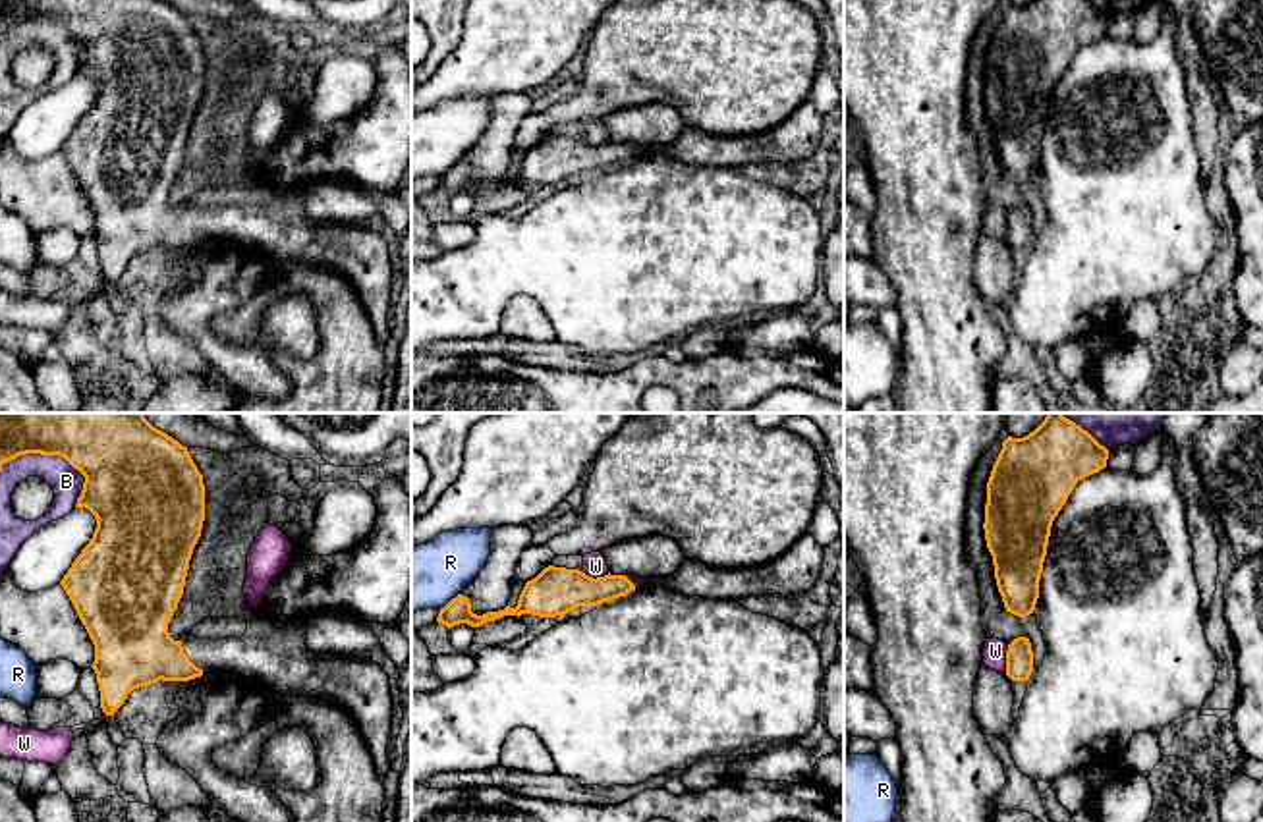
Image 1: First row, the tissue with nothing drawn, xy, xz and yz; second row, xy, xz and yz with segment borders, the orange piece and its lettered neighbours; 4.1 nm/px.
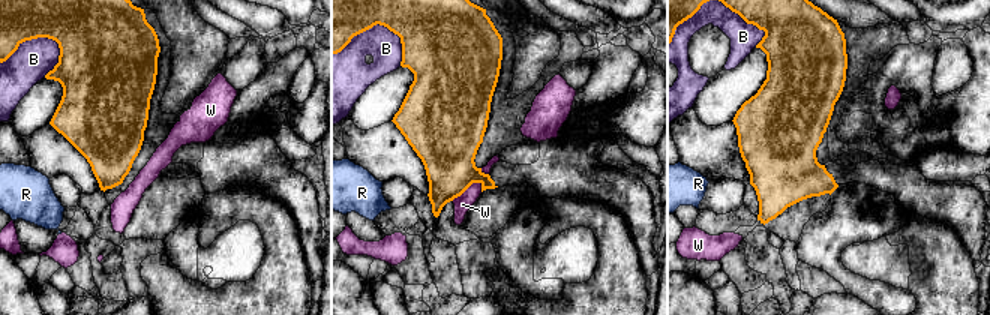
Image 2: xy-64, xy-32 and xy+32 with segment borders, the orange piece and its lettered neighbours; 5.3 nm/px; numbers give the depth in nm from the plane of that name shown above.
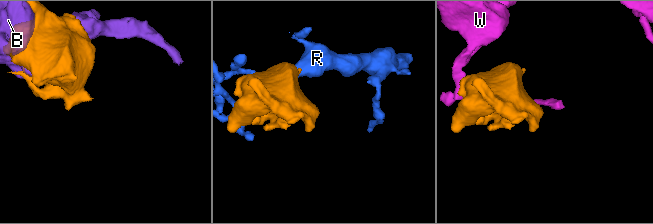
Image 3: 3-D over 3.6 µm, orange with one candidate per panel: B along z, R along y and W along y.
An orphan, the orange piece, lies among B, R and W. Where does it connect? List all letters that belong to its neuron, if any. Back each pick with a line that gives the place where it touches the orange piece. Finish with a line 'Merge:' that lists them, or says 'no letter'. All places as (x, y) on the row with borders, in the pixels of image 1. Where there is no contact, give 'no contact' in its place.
Merge: no letter

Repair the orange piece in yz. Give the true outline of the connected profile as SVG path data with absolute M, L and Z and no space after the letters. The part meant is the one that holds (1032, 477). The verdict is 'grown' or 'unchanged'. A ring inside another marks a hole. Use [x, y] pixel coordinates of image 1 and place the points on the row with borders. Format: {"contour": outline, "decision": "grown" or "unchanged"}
{"contour": "M1047 413L1027 436L1002 442L983 529L1006 612L1033 614L1052 521L1074 486L1107 459L1109 450L1062 413Z", "decision": "unchanged"}

